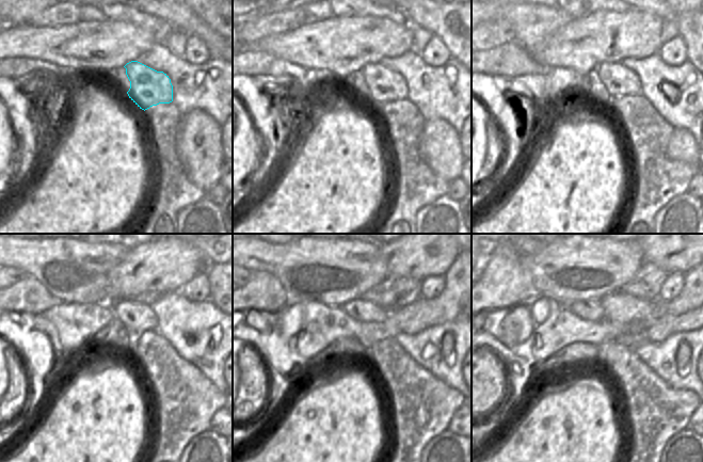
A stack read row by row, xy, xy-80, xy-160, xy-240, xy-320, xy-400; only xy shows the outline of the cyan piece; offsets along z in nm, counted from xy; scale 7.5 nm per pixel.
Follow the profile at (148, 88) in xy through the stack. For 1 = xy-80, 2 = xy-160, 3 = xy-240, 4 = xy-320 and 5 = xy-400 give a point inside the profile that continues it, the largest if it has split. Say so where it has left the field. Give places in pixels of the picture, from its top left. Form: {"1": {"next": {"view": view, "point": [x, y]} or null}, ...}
{"1": {"next": {"view": "xy-80", "point": [384, 85]}}, "2": {"next": {"view": "xy-160", "point": [619, 80]}}, "3": {"next": {"view": "xy-240", "point": [137, 317]}}, "4": {"next": {"view": "xy-320", "point": [360, 309]}}, "5": {"next": {"view": "xy-400", "point": [591, 309]}}}

